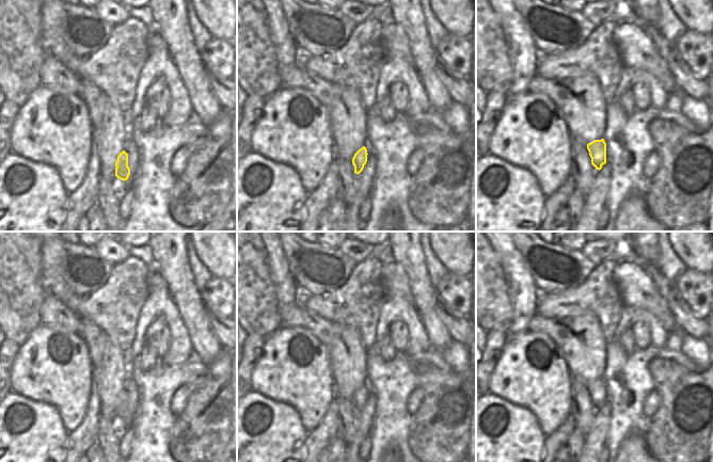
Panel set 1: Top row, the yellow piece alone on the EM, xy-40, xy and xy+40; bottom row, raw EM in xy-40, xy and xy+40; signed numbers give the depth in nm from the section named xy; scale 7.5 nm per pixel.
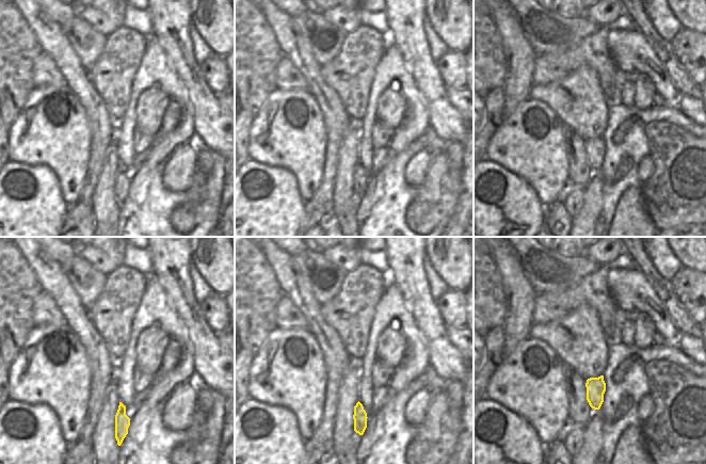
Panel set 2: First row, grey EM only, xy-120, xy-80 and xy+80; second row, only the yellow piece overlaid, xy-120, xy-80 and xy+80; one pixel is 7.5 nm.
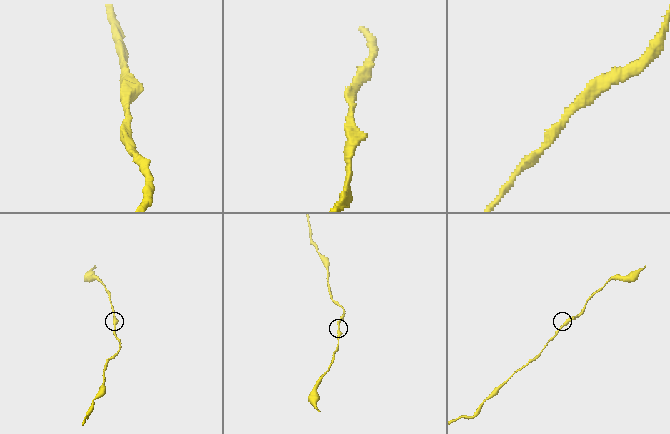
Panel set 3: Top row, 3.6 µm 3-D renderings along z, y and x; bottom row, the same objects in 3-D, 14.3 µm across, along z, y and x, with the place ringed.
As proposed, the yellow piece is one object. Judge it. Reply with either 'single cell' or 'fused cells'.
single cell

